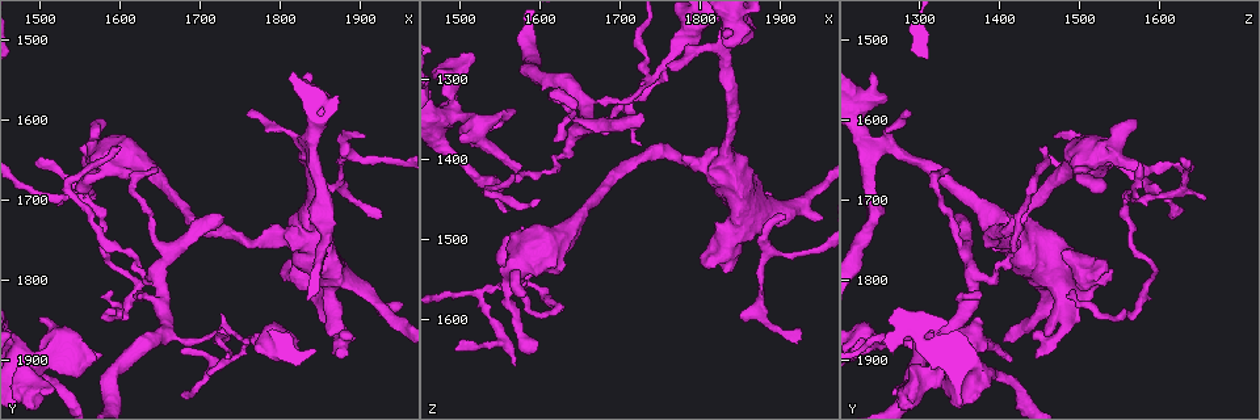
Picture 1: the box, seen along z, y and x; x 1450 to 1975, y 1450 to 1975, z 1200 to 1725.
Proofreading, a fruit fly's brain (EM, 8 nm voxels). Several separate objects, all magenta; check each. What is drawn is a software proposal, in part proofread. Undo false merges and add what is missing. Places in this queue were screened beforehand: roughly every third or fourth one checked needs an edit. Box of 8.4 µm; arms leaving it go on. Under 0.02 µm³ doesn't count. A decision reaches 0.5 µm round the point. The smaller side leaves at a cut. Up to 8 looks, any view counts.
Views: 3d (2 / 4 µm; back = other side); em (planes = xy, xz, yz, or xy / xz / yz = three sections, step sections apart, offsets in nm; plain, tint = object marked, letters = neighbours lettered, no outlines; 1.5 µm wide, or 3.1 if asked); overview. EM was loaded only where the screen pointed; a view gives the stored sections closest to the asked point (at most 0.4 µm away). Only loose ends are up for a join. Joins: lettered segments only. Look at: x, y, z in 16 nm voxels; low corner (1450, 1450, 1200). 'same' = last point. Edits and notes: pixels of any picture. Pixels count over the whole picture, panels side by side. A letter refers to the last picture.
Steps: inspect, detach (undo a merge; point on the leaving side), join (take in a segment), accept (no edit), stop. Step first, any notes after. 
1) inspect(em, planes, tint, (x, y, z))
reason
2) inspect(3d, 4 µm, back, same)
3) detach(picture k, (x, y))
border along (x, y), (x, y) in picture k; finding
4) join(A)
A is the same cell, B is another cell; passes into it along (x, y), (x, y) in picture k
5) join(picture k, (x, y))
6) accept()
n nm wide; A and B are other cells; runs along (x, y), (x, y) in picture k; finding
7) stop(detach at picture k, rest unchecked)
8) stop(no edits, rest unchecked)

inspect(em, xy, step 8, letters, (1750, 1875, 1285))
four or more arms meet

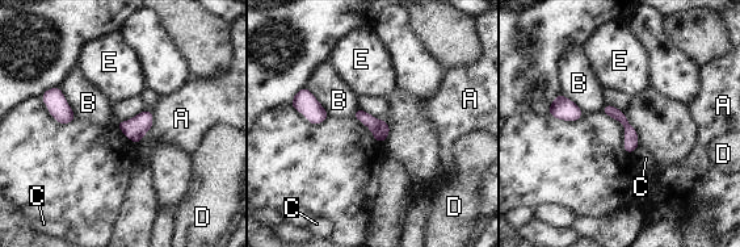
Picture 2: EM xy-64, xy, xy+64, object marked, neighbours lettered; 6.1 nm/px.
inspect(em, planes, letters, same)

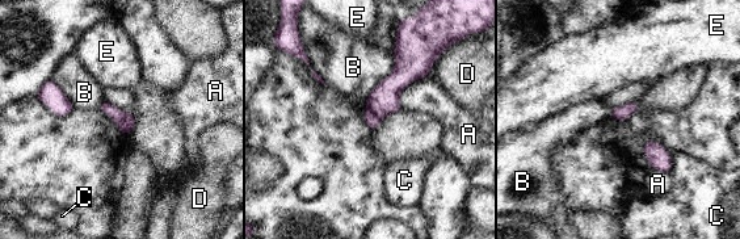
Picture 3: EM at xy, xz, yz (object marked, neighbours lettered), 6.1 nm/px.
detach(picture 3, (116, 113))
A, B, C, D and E are other cells; border along (123, 112), (123, 124), (129, 131) in picture 3; a second neuron is stuck on

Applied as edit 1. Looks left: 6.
inspect(overview)
see it whole again

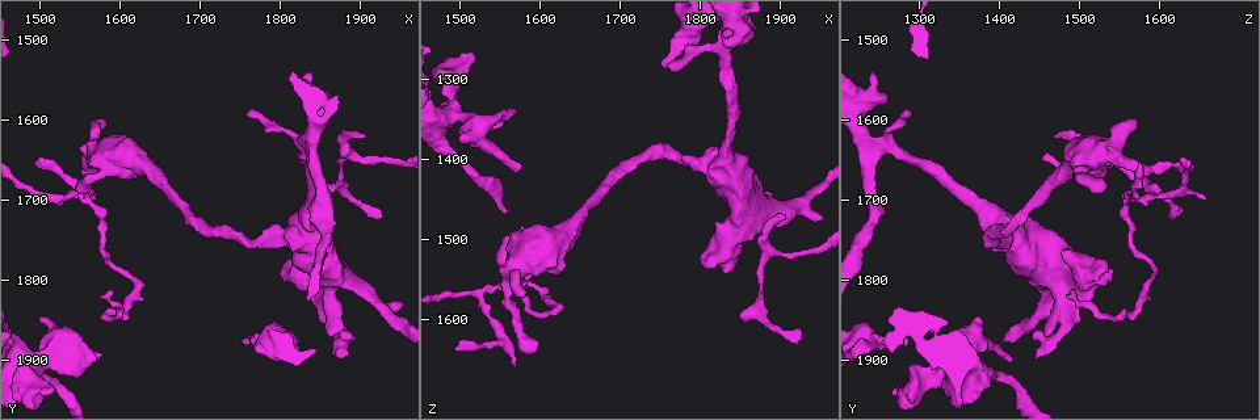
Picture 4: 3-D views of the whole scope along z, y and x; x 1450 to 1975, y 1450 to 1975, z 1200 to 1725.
inspect(em, planes, letters, (1880, 1900, 1445))
free end

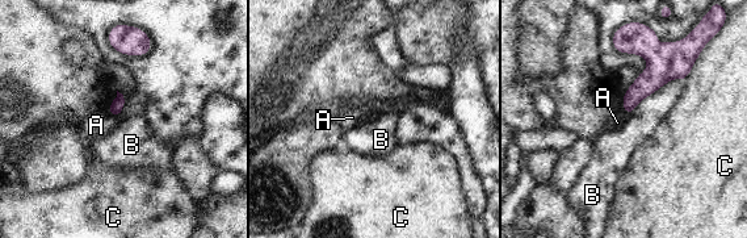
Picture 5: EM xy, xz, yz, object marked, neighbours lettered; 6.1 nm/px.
accept()
B touches over 420 nm; A, B and C are other cells; border along (684, 79), (668, 80), (626, 115) in picture 5; none of them fits

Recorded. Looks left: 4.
inspect(3d, 2 µm, (1920, 1725, 1615))
tapers out

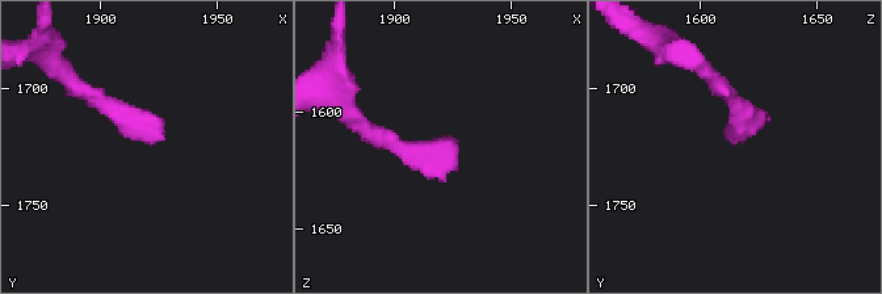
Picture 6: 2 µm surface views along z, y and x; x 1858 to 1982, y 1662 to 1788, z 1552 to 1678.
inspect(em, planes, letters, (1923, 1725, 1615))
need the tissue

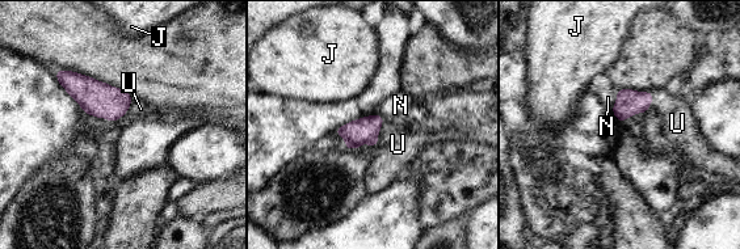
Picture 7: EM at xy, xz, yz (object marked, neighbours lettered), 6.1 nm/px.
join(U)
U touches over 200 nm; U is the same cell, J and N are other cells; passes into it along (364, 130), (378, 134), (398, 144) in picture 7; it goes on there

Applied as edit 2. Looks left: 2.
stop(detach at picture 3, join at picture 7, rest unchecked)

